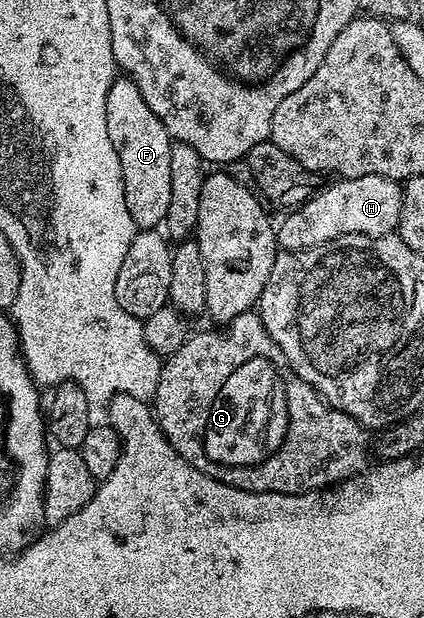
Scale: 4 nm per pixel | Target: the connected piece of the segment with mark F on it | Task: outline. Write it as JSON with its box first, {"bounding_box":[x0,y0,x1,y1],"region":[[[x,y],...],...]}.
{"bounding_box":[105,75,173,230],"region":[[[125,75],[116,76],[107,92],[105,127],[109,127],[109,139],[121,163],[125,183],[125,207],[129,207],[129,215],[133,215],[136,230],[162,226],[169,211],[169,155],[173,142],[161,119],[157,119],[157,115],[149,111],[149,103],[145,103],[137,83],[133,83]]]}

